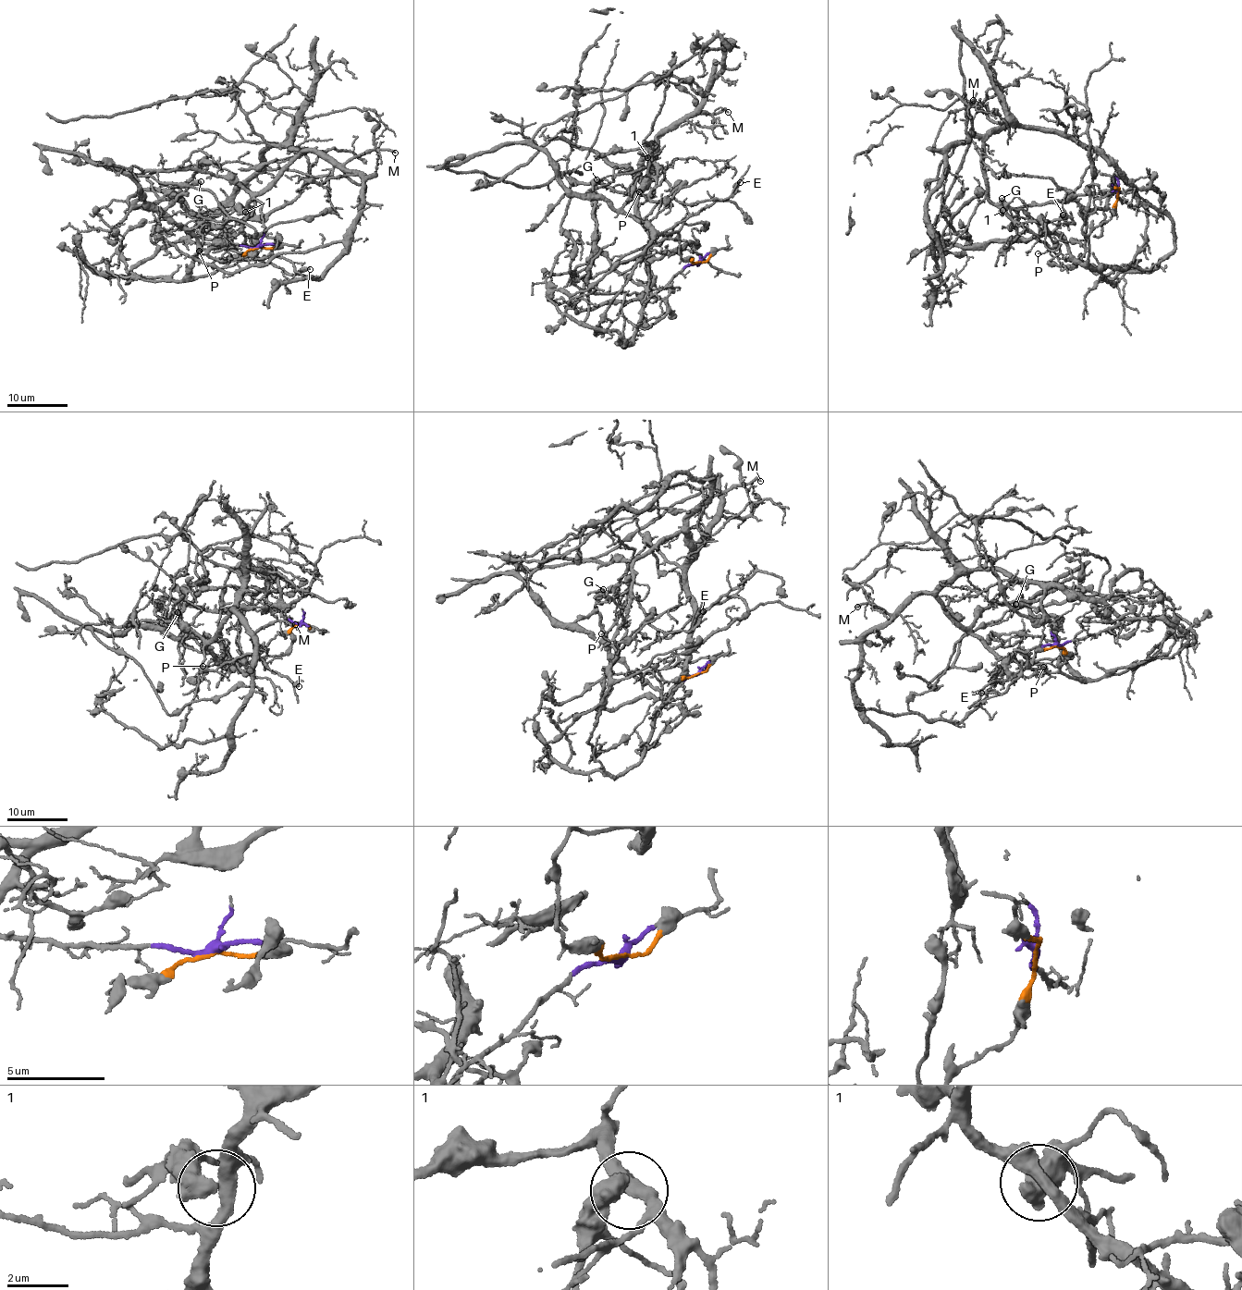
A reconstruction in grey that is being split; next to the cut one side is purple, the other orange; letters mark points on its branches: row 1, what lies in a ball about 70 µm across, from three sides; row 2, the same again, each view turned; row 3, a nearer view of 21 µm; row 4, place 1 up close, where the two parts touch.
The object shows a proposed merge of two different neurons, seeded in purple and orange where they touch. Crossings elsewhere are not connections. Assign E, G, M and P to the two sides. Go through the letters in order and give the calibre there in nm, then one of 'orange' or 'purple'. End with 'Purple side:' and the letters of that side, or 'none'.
E: calibre 360 nm; purple
G: calibre 550 nm; orange
M: calibre 140 nm; purple
P: calibre 110 nm; purple
Purple side: E, M, P

